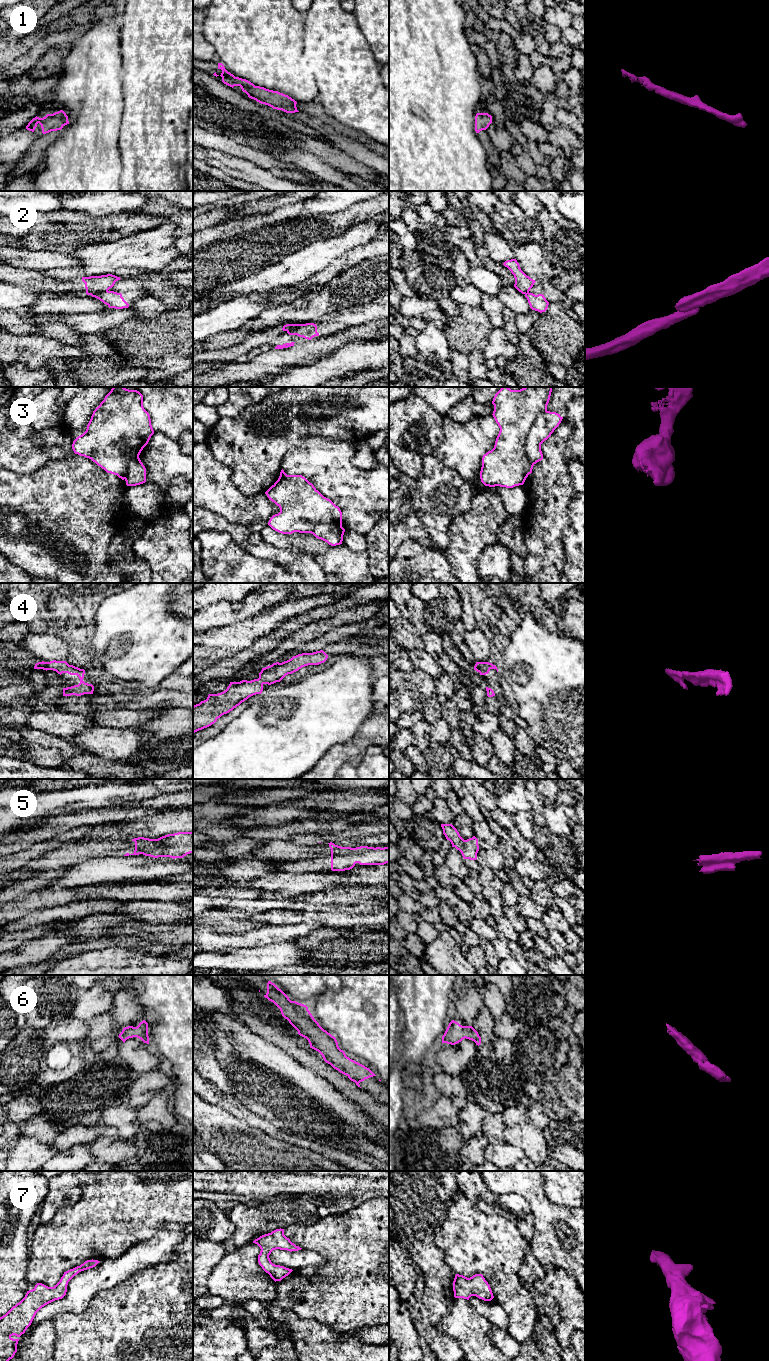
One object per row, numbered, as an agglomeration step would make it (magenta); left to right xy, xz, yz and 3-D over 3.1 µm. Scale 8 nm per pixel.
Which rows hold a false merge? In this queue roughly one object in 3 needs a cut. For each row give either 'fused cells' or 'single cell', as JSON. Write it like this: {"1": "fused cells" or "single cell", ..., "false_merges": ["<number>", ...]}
{"1": "single cell", "2": "fused cells", "3": "fused cells", "4": "single cell", "5": "fused cells", "6": "single cell", "7": "single cell", "false_merges": ["2", "3", "5"]}

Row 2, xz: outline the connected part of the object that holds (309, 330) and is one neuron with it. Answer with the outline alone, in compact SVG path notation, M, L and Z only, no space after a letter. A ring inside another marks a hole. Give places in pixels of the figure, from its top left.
M306 323L298 328L287 331L289 335L297 335L305 339L311 340L315 336L319 336L317 326L314 323Z

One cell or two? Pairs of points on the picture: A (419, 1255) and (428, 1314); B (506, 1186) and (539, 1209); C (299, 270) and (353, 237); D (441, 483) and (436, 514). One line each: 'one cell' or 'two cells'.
A: one cell
B: one cell
C: one cell
D: one cell

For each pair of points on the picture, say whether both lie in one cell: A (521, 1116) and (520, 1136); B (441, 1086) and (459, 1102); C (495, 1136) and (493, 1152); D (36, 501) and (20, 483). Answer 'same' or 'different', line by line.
A: different
B: same
C: different
D: same

